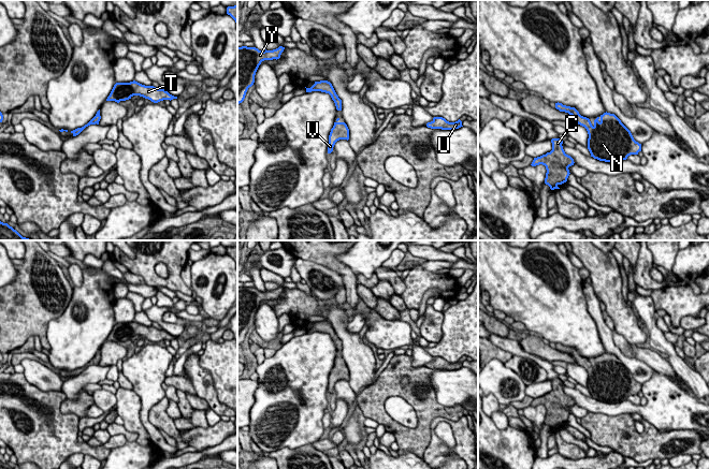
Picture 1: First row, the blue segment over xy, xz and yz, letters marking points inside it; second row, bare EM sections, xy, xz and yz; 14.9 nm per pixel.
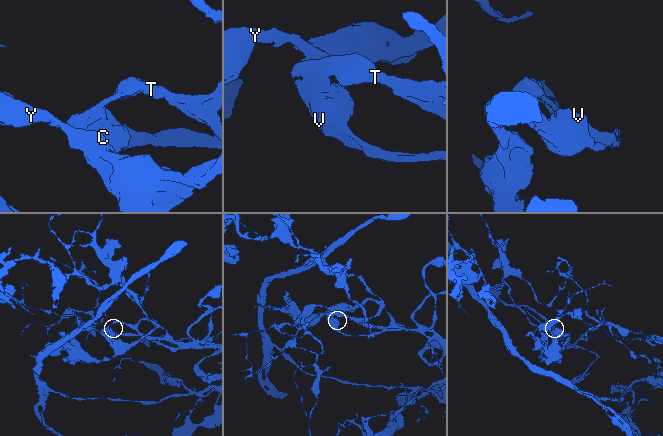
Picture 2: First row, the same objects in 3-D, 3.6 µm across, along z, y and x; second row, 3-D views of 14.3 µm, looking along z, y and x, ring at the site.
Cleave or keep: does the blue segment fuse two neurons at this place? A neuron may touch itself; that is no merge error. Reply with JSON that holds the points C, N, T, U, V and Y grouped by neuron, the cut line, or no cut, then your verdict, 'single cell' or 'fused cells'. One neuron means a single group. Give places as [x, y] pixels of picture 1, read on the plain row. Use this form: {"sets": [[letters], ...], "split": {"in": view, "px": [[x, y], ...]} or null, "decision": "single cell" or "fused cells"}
{"sets": [["C", "N", "T", "U", "V", "Y"]], "split": null, "decision": "single cell"}

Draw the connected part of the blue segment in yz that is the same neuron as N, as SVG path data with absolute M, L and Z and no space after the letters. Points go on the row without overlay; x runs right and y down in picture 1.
M558 342L555 349L568 353L576 364L587 369L588 390L594 399L614 404L641 392L641 384L634 380L631 371L614 354L606 352L597 357L592 365L590 360L581 356L575 348Z

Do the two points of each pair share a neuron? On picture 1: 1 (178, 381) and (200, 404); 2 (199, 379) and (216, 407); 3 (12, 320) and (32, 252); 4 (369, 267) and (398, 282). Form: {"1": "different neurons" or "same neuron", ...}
{"1": "same neuron", "2": "same neuron", "3": "same neuron", "4": "different neurons"}

